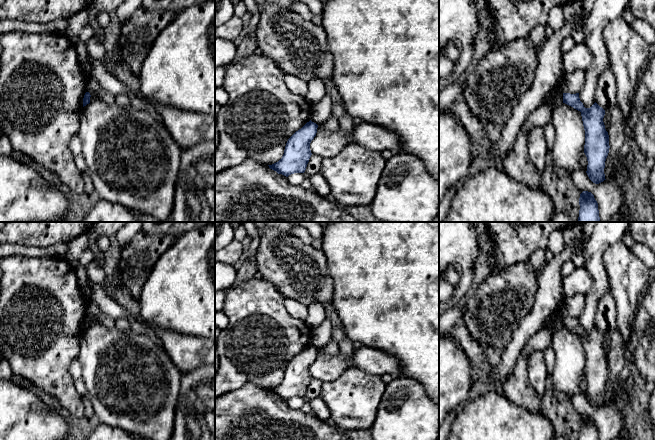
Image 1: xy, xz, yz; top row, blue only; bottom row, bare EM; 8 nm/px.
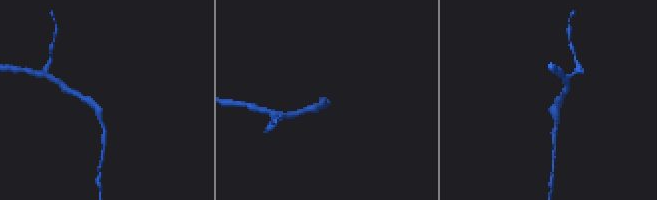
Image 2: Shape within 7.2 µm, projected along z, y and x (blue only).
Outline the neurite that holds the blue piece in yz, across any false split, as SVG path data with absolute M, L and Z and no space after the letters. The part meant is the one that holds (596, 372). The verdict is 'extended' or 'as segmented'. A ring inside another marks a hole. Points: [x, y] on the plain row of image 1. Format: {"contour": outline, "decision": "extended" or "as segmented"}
{"contour": "M563 317L563 327L581 336L585 354L584 377L588 385L586 397L593 407L599 408L606 404L604 392L610 372L609 359L603 346L605 334L596 326L590 332L585 332L579 317Z", "decision": "as segmented"}

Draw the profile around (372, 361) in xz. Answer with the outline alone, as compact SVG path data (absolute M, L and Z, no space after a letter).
M363 346L354 351L353 361L354 368L369 374L391 374L393 377L400 374L399 360L382 350Z

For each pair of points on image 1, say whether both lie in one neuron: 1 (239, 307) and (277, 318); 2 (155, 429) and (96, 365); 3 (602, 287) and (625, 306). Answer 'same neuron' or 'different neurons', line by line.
1: same neuron
2: same neuron
3: different neurons

